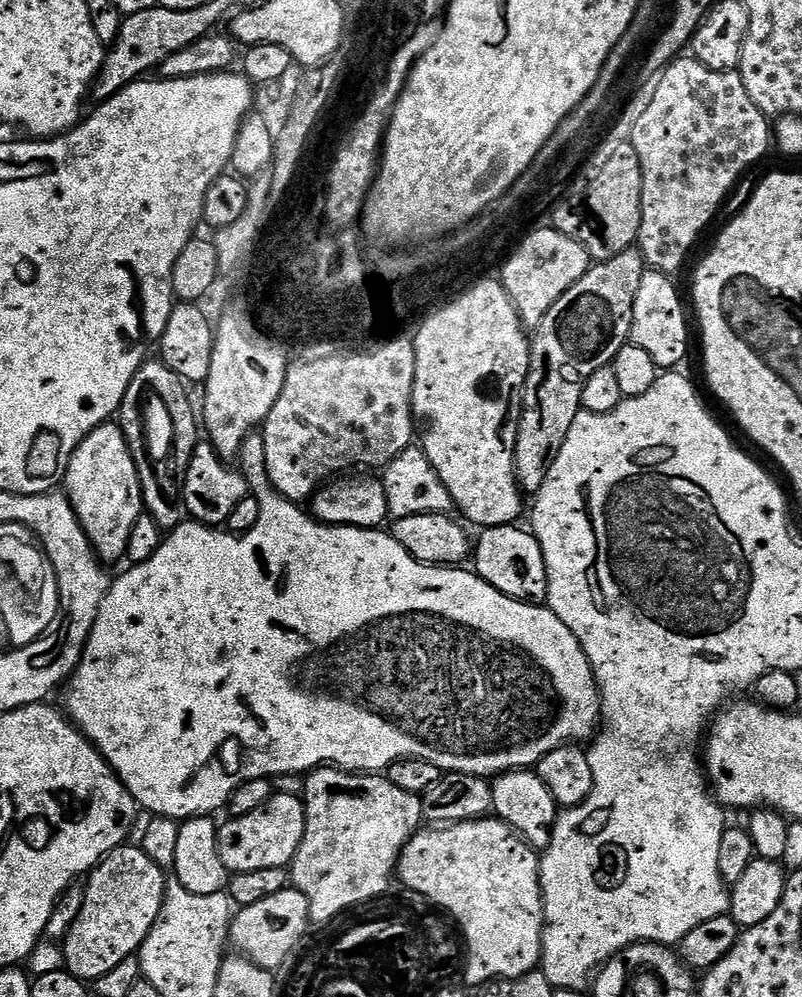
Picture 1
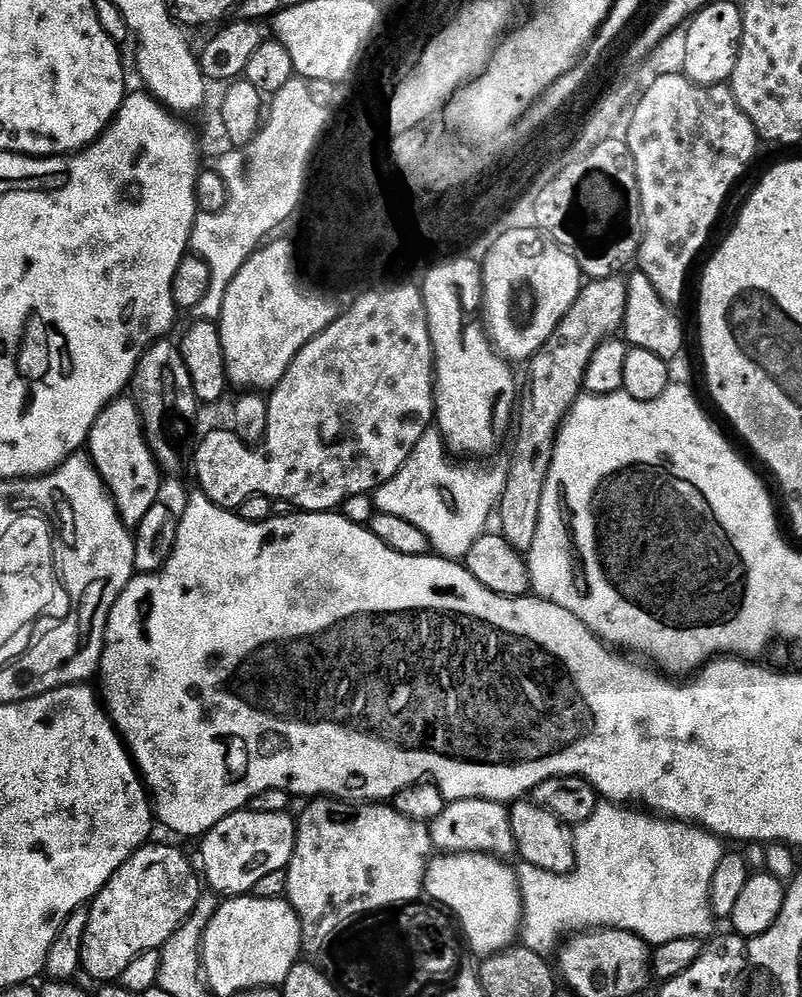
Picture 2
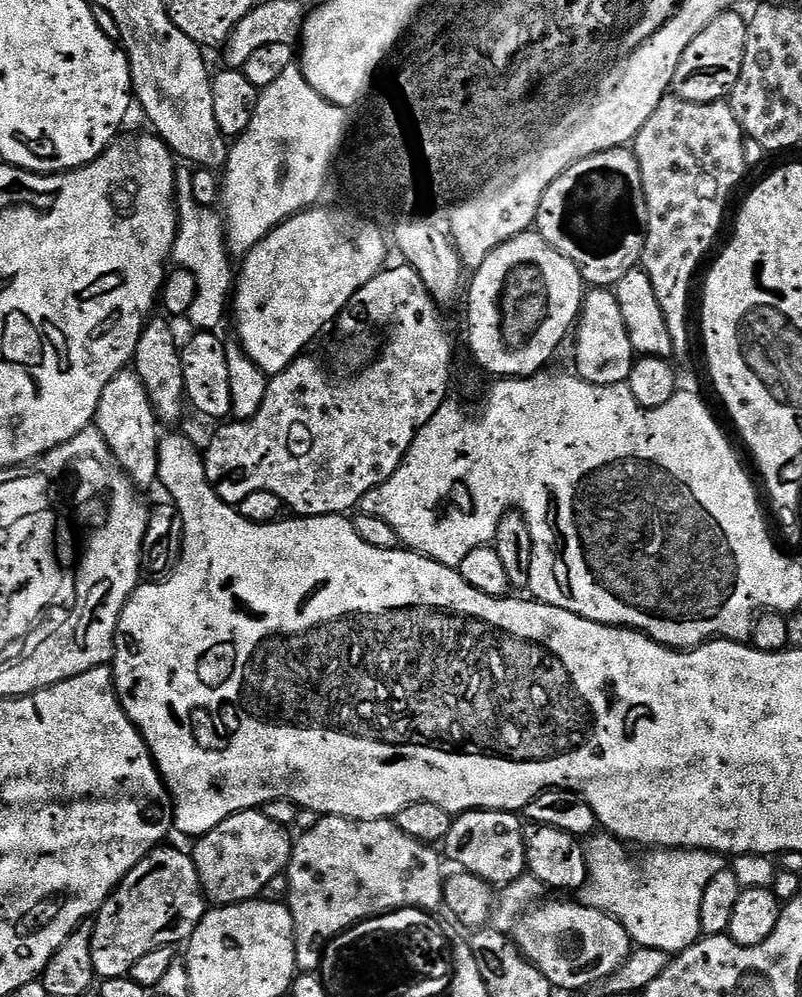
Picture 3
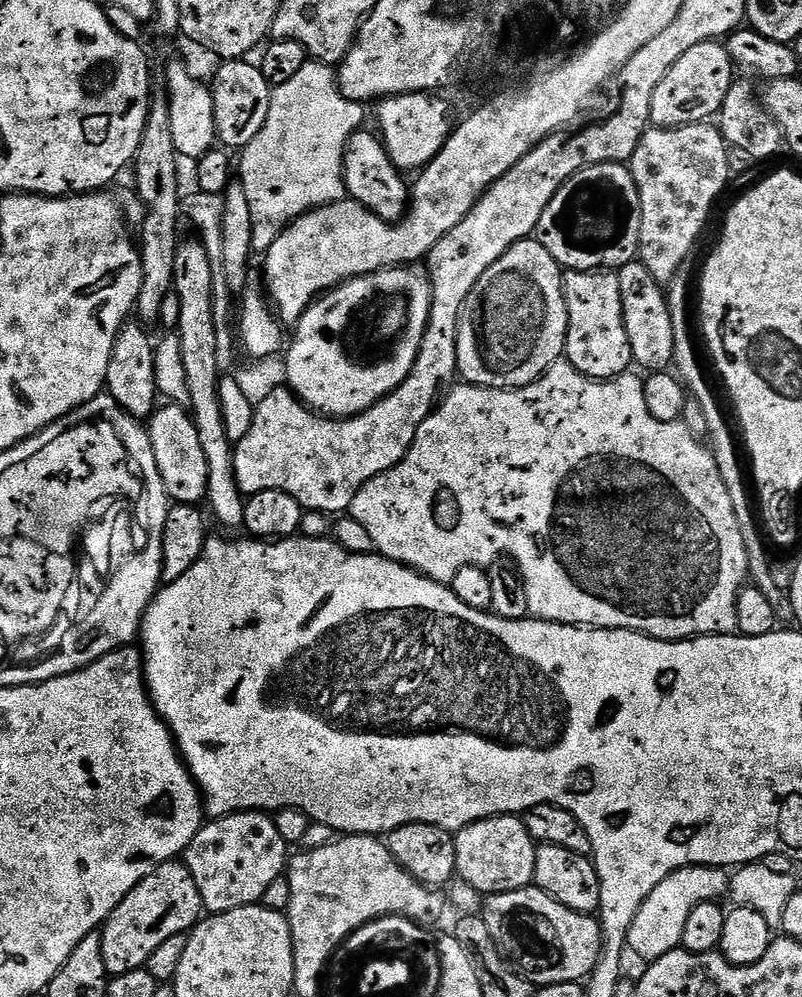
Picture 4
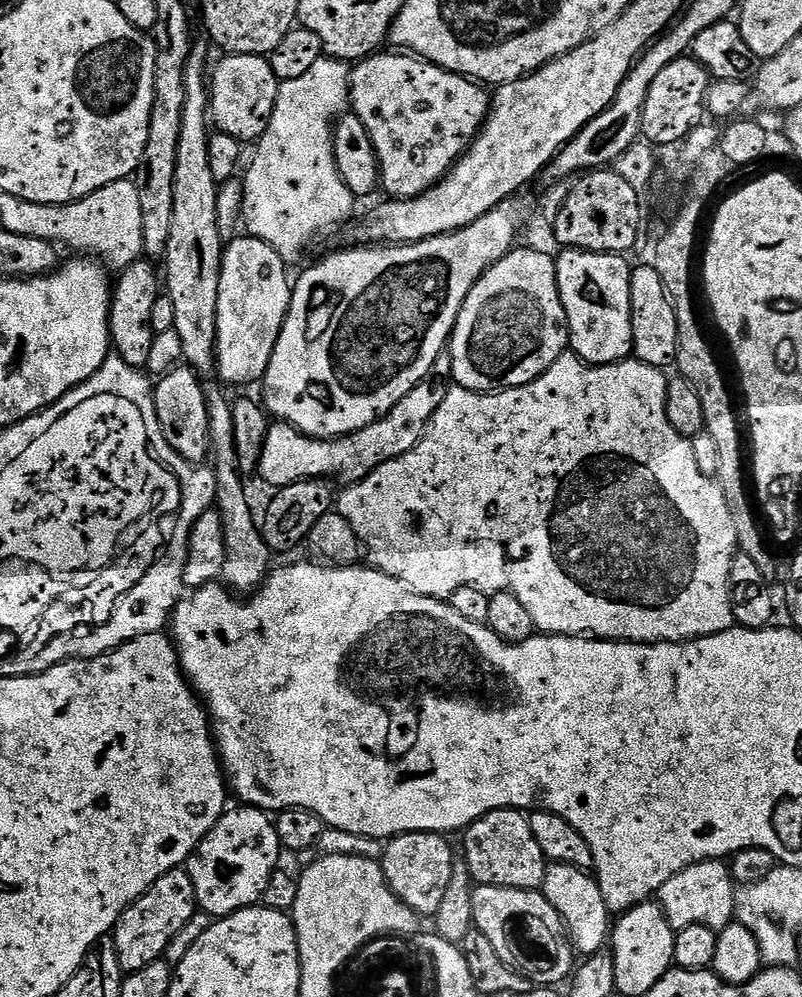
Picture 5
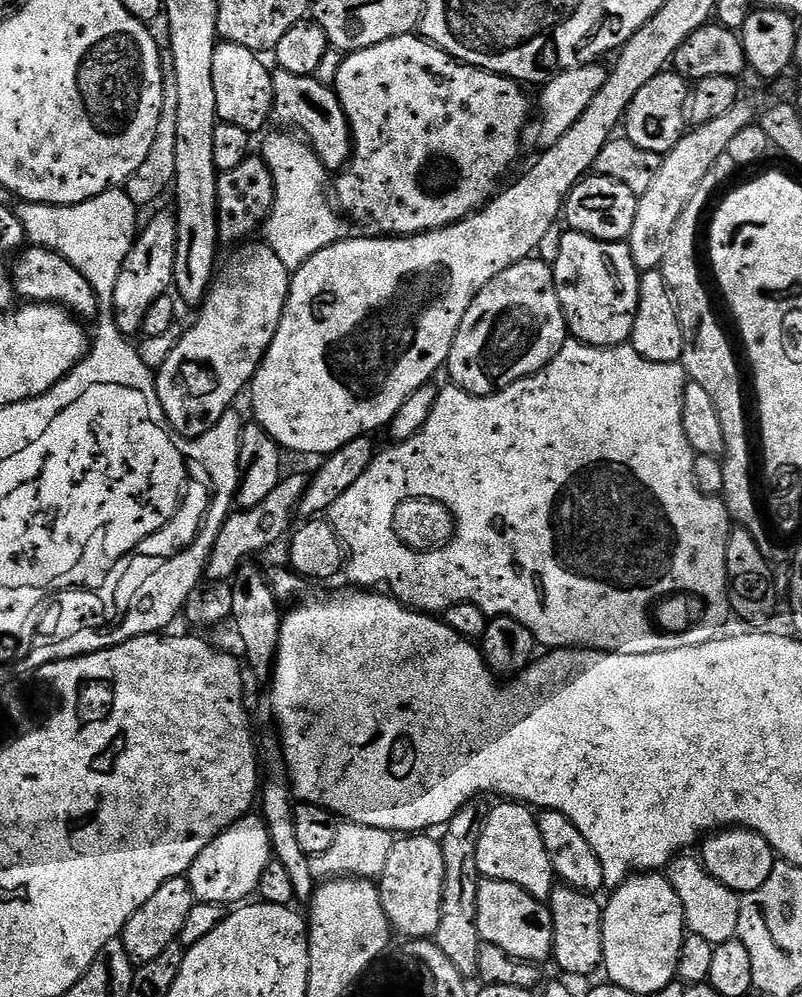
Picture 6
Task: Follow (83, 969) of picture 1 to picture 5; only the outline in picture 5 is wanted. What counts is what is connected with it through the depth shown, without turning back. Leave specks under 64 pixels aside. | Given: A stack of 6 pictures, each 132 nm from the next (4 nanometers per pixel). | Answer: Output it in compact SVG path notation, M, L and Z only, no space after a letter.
M183 867L173 868L158 882L154 882L145 890L131 906L120 915L120 921L114 929L114 939L118 950L118 962L124 973L142 970L142 966L150 966L150 962L161 959L167 953L170 942L190 922L190 918L198 911L194 882L190 882L187 871Z

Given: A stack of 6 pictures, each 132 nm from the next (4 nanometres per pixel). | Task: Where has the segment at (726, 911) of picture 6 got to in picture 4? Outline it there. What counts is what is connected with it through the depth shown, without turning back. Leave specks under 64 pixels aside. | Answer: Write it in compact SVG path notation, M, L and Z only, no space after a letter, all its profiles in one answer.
M680 868L667 876L642 902L634 922L628 928L628 948L636 951L644 959L651 962L662 958L662 954L670 954L680 948L682 930L686 930L686 918L694 906L711 900L719 901L728 891L729 873L722 868Z

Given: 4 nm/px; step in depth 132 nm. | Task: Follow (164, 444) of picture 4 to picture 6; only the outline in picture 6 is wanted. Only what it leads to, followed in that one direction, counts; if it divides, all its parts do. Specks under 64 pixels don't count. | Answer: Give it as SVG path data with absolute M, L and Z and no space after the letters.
M257 242L250 248L251 263L256 263L256 273L253 274L252 292L216 292L209 291L202 307L196 325L189 332L181 335L173 352L155 373L156 393L158 402L162 402L164 418L168 427L177 437L191 442L200 436L205 436L223 416L229 415L232 403L240 391L249 387L256 372L252 369L253 362L264 361L270 342L278 330L284 317L284 307L288 301L288 286L290 269L282 266L274 254L274 250L263 242Z

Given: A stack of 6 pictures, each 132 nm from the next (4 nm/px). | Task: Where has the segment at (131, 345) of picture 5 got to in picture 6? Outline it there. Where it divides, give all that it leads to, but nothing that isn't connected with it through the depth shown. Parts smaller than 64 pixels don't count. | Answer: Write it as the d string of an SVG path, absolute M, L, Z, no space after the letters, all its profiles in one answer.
M168 214L168 216L156 216L148 225L143 225L142 231L137 235L136 242L129 252L129 256L122 262L121 273L118 274L117 285L114 286L113 310L116 312L116 325L123 336L132 338L135 337L135 332L139 333L144 326L144 319L146 318L146 310L150 310L150 306L154 306L154 302L158 302L160 296L165 295L169 291L172 279L174 278L174 262L176 261L176 218L175 215Z

